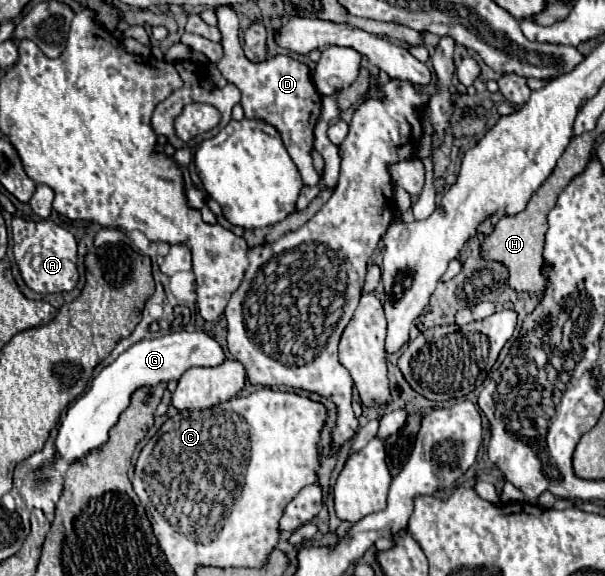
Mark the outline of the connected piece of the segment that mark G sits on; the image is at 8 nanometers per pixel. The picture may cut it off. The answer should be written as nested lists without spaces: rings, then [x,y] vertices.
[[[177,331],[157,339],[143,339],[131,345],[111,365],[103,367],[103,371],[91,381],[87,393],[83,393],[69,405],[53,441],[55,469],[65,469],[81,461],[93,449],[101,447],[109,437],[109,429],[117,423],[119,413],[127,409],[131,393],[139,387],[159,385],[161,381],[169,379],[179,381],[181,375],[191,367],[219,367],[225,363],[225,359],[227,357],[223,347],[203,331]]]

